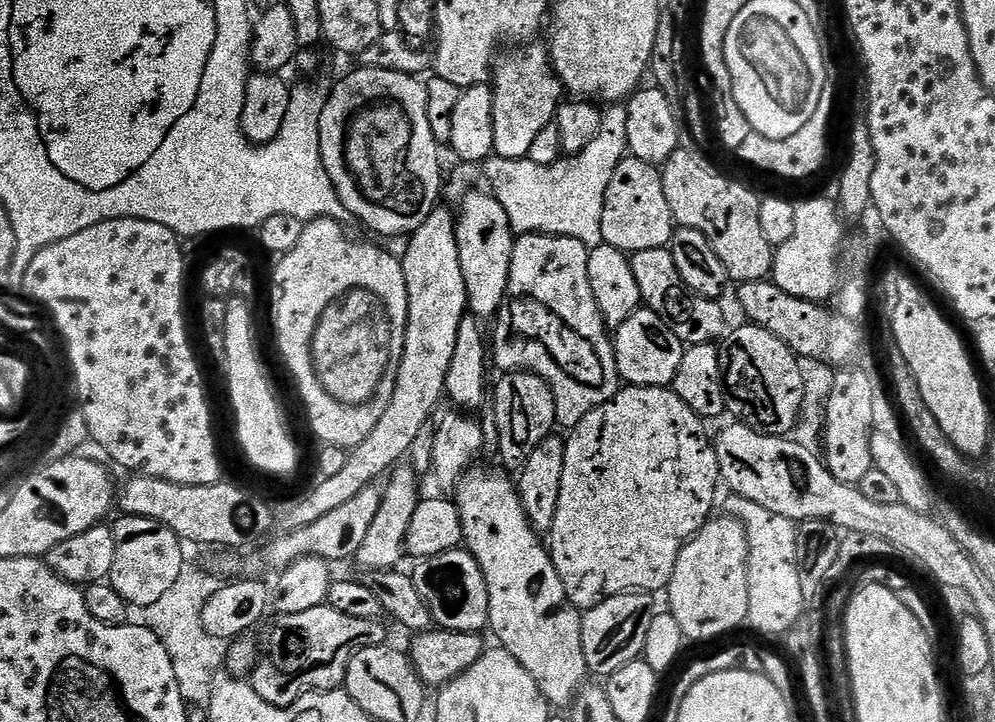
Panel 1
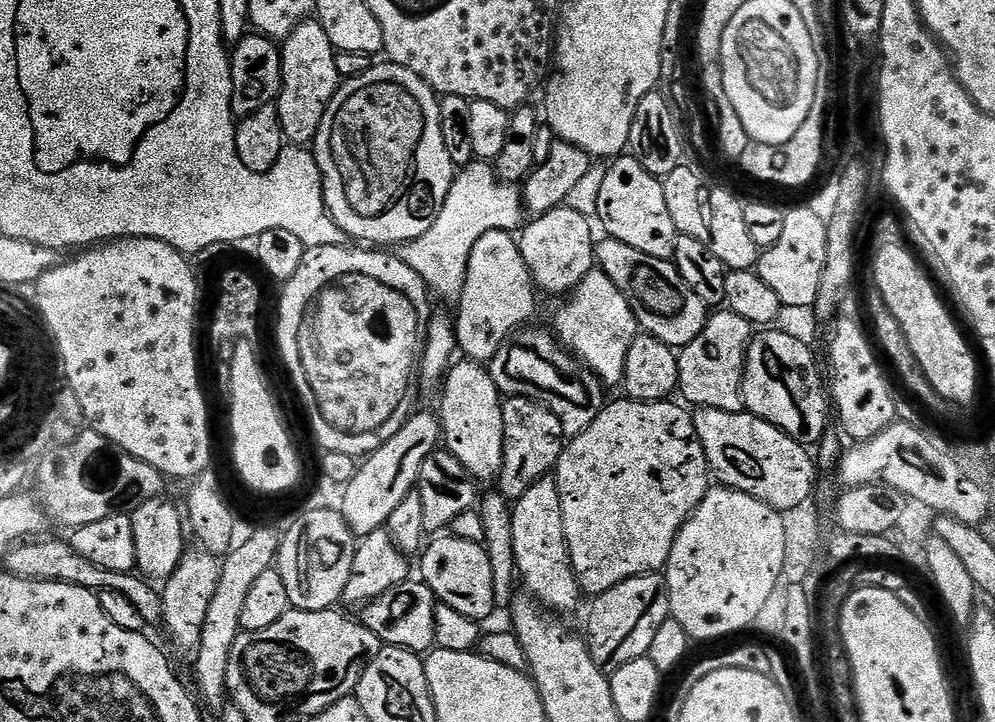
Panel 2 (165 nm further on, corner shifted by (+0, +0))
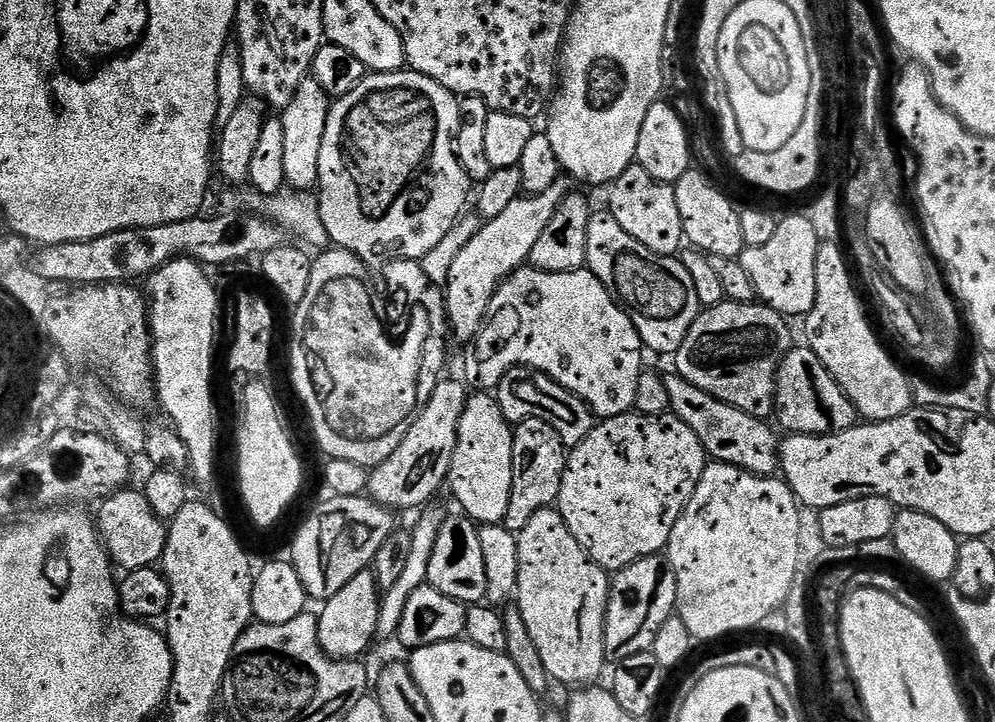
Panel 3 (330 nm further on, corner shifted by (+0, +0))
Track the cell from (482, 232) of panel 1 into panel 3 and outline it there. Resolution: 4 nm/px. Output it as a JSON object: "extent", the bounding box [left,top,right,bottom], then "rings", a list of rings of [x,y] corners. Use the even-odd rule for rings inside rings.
{"extent":[462,266,646,420],"rings":[[[531,266],[519,268],[494,294],[488,307],[488,313],[484,315],[484,323],[480,325],[480,331],[476,333],[467,348],[468,353],[464,356],[464,373],[462,376],[473,389],[495,390],[502,382],[502,378],[512,368],[533,368],[535,372],[541,372],[554,382],[558,382],[566,390],[573,392],[591,410],[593,417],[600,420],[609,420],[615,416],[627,416],[635,409],[634,394],[638,394],[638,378],[646,368],[646,364],[644,364],[646,349],[640,340],[638,330],[634,330],[634,322],[630,322],[624,309],[616,303],[616,300],[606,290],[606,286],[602,286],[600,279],[593,272],[588,271],[587,267],[577,268],[575,272],[541,272],[539,268]]]}

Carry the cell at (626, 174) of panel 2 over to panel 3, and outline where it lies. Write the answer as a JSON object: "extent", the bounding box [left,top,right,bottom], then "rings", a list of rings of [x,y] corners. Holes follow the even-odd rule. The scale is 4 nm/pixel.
{"extent":[607,162,685,256],"rings":[[[634,162],[611,184],[609,192],[612,193],[608,196],[607,211],[618,218],[618,226],[622,226],[630,238],[642,242],[642,246],[654,250],[654,254],[676,256],[681,251],[680,244],[685,243],[684,227],[673,185],[655,181],[640,164]]]}

